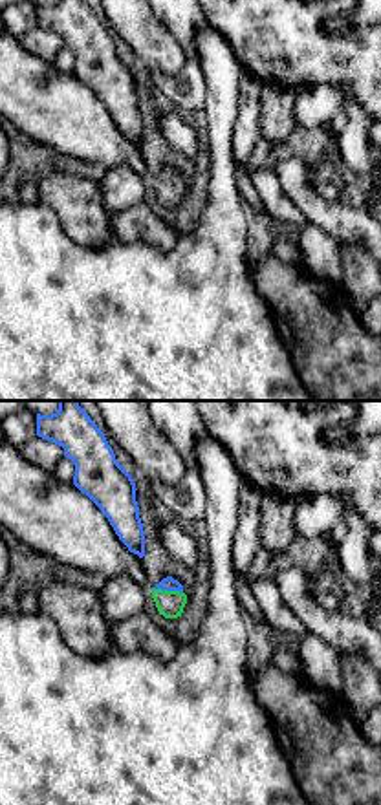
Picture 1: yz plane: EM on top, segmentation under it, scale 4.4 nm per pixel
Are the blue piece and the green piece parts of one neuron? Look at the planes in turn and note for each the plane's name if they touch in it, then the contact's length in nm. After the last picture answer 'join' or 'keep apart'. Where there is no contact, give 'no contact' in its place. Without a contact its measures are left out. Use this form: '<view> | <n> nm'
yz | 140 nm

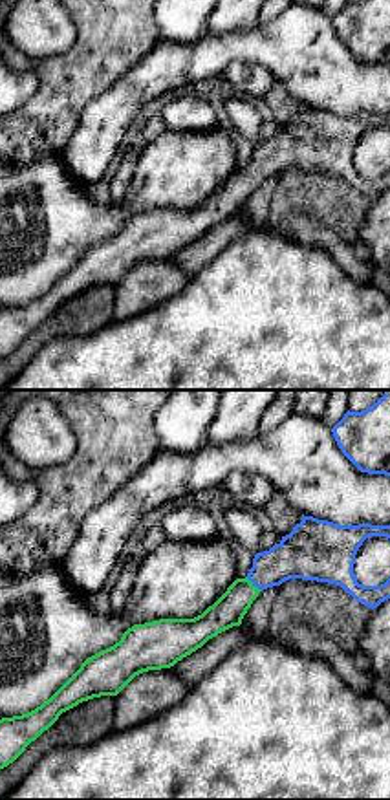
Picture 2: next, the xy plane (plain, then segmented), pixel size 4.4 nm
xy | 90 nm

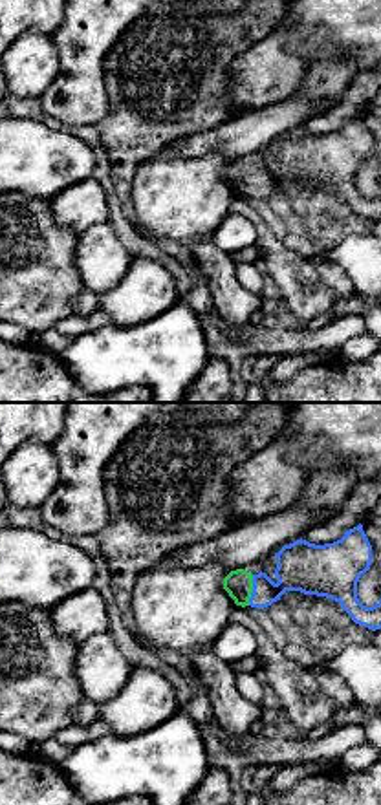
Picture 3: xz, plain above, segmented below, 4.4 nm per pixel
xz | 140 nm

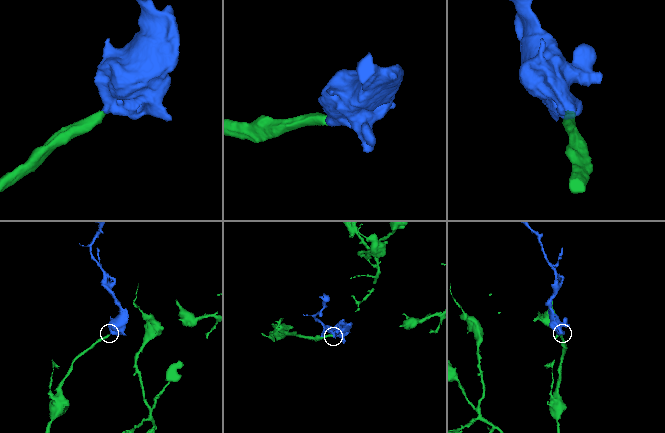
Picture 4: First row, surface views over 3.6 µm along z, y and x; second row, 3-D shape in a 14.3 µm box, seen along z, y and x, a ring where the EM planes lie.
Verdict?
join

